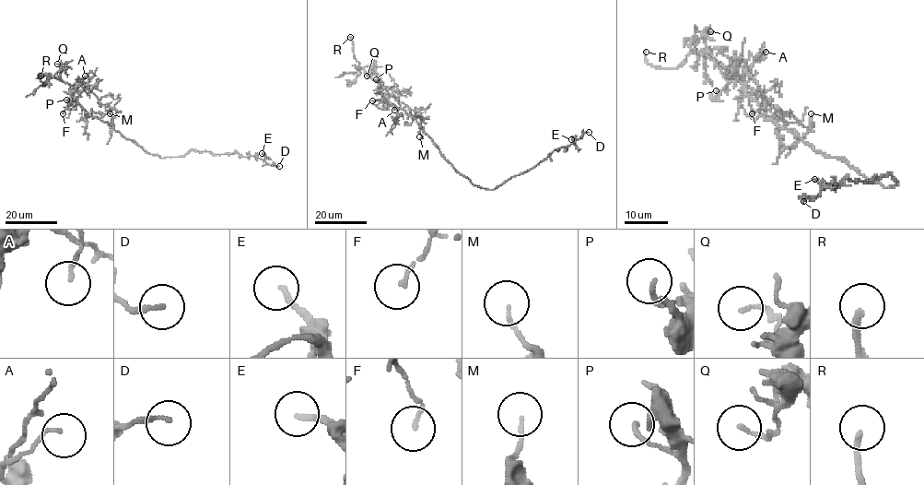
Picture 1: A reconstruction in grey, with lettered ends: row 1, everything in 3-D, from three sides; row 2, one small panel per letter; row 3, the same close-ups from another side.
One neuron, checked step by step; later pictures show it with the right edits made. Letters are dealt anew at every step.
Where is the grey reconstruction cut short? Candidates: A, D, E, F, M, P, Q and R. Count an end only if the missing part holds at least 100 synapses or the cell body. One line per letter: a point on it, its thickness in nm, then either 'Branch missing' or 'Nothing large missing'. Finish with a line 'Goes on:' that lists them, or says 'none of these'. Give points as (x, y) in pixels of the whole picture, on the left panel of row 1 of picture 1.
A: Place: (85, 76). Thickness 100 nm. Nothing large missing
D: Place: (279, 166). Thickness 130 nm. Nothing large missing
E: Place: (262, 153). Thickness 140 nm. Nothing large missing
F: Place: (63, 113). Thickness 120 nm. Nothing large missing
M: Place: (110, 113). Thickness 100 nm. Nothing large missing
P: Place: (66, 100). Thickness 120 nm. Nothing large missing
Q: Place: (57, 64). Thickness 120 nm. Nothing large missing
R: Place: (40, 76). Thickness 200 nm. Branch missing
Goes on: R

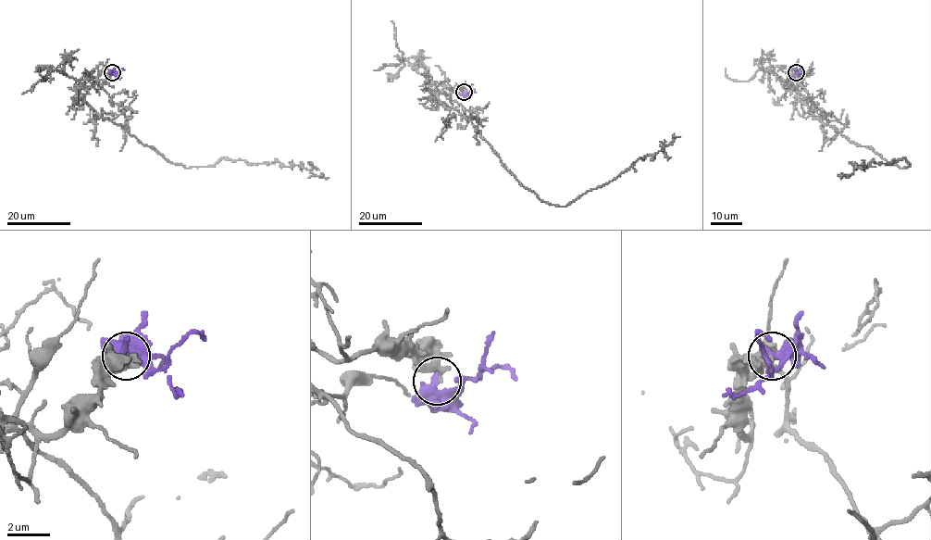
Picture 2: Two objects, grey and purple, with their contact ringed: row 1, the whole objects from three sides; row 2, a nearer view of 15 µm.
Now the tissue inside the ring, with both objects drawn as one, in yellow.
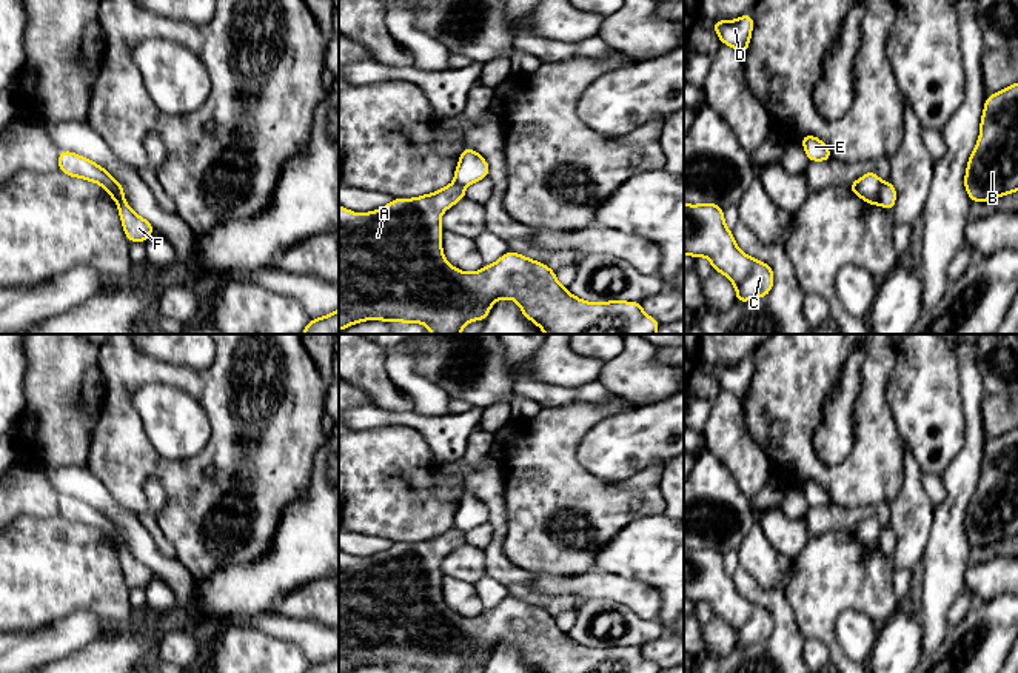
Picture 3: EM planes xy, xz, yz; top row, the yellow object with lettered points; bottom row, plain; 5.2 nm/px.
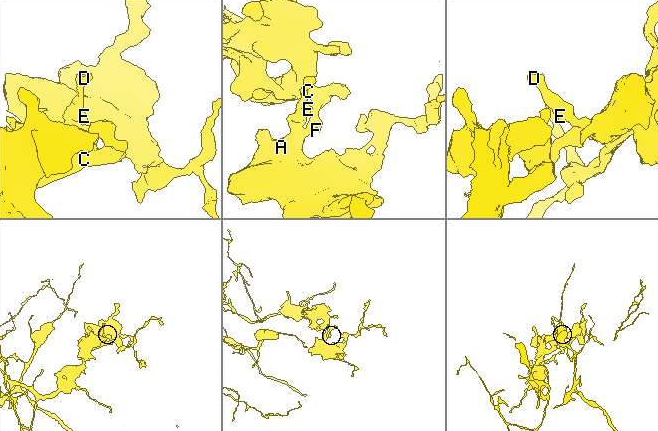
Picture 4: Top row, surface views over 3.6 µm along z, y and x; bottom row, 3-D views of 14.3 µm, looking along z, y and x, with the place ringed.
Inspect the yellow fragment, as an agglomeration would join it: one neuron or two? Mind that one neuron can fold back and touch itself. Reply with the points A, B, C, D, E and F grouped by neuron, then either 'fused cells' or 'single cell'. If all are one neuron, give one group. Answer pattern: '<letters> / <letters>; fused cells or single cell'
A B D E / C F; fused cells

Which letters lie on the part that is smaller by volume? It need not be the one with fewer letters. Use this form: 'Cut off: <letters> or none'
Cut off: A, B, D, E

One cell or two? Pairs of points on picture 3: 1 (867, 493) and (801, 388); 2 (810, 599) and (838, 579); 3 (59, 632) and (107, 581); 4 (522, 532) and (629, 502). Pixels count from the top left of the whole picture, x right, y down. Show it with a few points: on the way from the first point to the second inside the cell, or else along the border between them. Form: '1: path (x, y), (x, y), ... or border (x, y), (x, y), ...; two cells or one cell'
1: path (835, 479), (824, 475), (801, 452), (801, 421); one cell
2: path (817, 593), (832, 579); one cell
3: border (113, 622), (88, 610), (71, 610), (46, 627); two cells
4: path (549, 522), (575, 512), (602, 508); one cell

